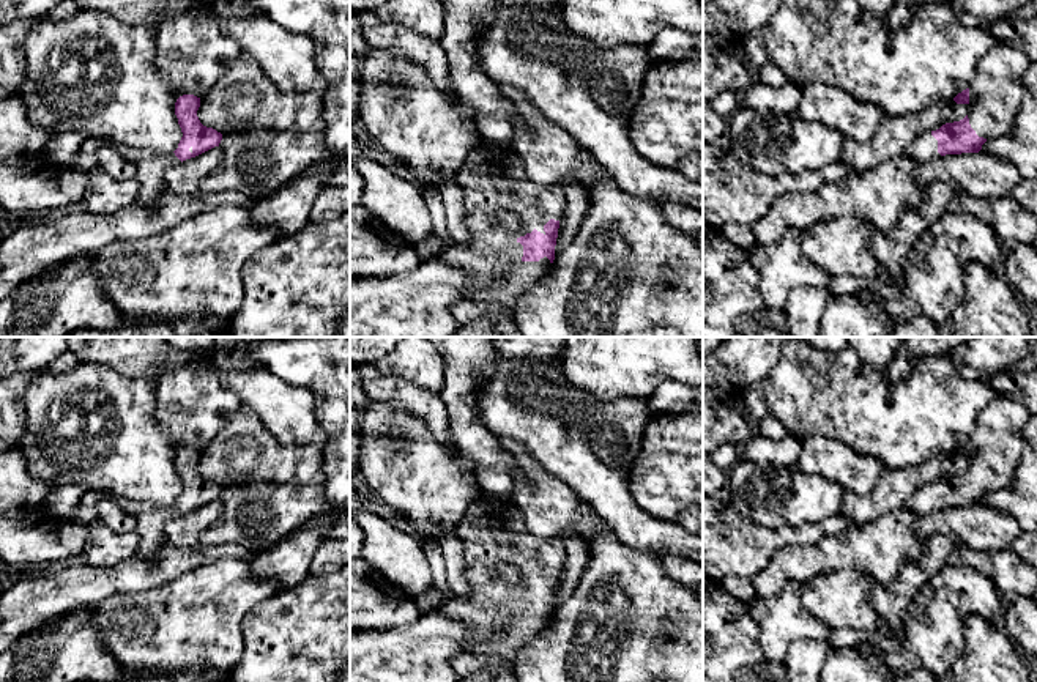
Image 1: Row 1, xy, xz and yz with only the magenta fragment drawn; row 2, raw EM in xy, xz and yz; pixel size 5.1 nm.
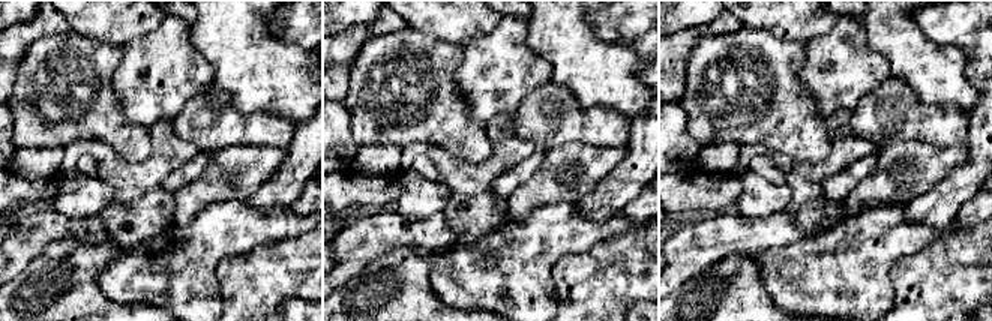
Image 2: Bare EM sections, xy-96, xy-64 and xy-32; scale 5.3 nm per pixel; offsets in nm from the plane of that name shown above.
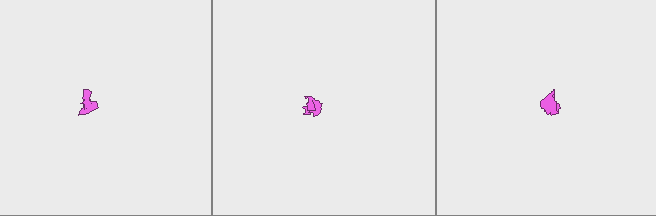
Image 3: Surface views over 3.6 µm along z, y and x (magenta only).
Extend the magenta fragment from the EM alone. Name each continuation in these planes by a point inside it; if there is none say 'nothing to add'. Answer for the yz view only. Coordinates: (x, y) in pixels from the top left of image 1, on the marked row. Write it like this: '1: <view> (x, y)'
1: yz (996, 90)

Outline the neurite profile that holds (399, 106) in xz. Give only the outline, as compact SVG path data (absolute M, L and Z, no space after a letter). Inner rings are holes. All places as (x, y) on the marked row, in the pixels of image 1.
M370 47L359 72L359 132L391 153L396 169L421 189L438 192L438 184L452 178L481 142L476 118L463 118L459 101L444 98L424 68L392 50Z

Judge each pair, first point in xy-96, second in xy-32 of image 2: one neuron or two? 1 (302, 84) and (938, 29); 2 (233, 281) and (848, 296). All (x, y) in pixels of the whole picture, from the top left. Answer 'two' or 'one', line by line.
1: two
2: two

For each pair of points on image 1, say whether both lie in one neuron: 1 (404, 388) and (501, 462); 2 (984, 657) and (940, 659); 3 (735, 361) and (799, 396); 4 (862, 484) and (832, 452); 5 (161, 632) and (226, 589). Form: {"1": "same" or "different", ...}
{"1": "different", "2": "different", "3": "different", "4": "same", "5": "same"}

